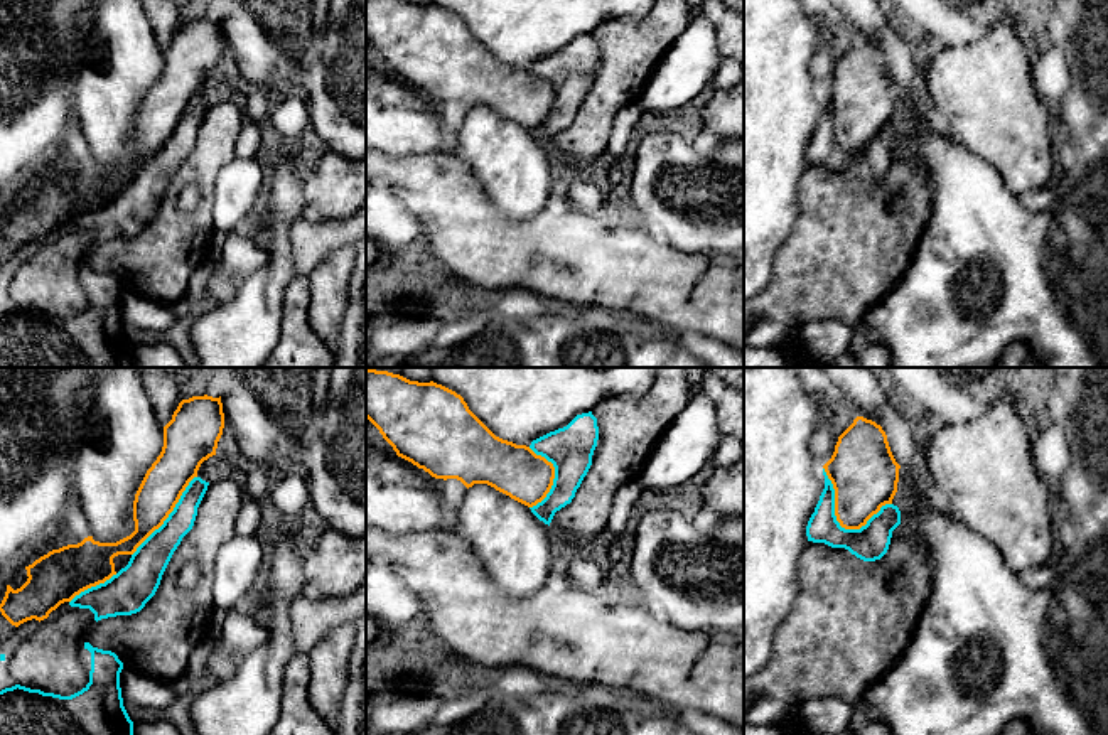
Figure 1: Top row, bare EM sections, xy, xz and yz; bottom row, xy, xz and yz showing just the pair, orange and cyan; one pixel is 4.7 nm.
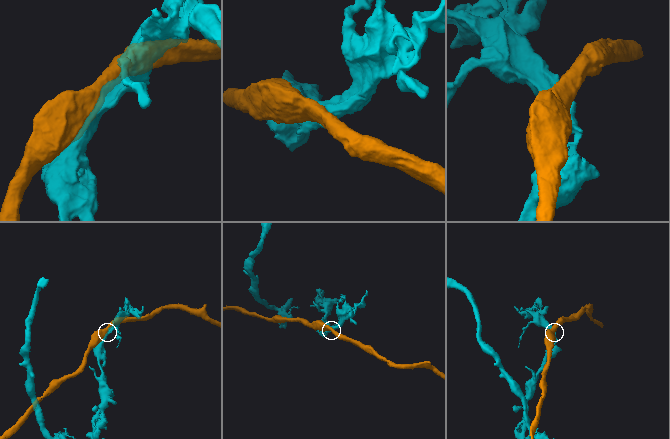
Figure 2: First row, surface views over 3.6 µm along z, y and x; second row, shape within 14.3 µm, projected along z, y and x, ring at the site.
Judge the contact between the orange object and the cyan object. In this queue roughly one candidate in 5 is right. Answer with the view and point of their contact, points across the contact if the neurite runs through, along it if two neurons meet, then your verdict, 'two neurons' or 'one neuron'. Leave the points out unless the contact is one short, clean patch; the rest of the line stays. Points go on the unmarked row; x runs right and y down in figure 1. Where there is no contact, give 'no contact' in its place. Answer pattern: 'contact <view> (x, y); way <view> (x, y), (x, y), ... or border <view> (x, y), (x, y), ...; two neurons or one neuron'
contact yz (837, 142); two neurons

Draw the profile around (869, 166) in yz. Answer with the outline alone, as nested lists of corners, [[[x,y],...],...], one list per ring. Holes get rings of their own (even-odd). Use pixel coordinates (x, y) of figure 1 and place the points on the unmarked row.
[[[825,91],[823,98],[825,111],[806,148],[808,164],[845,170],[863,184],[880,182],[889,172],[892,153],[901,147],[899,130],[885,126],[860,152],[845,152],[836,143],[835,111]]]

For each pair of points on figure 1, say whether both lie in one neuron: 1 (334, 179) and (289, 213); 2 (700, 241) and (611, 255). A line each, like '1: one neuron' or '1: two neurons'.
1: two neurons
2: two neurons

